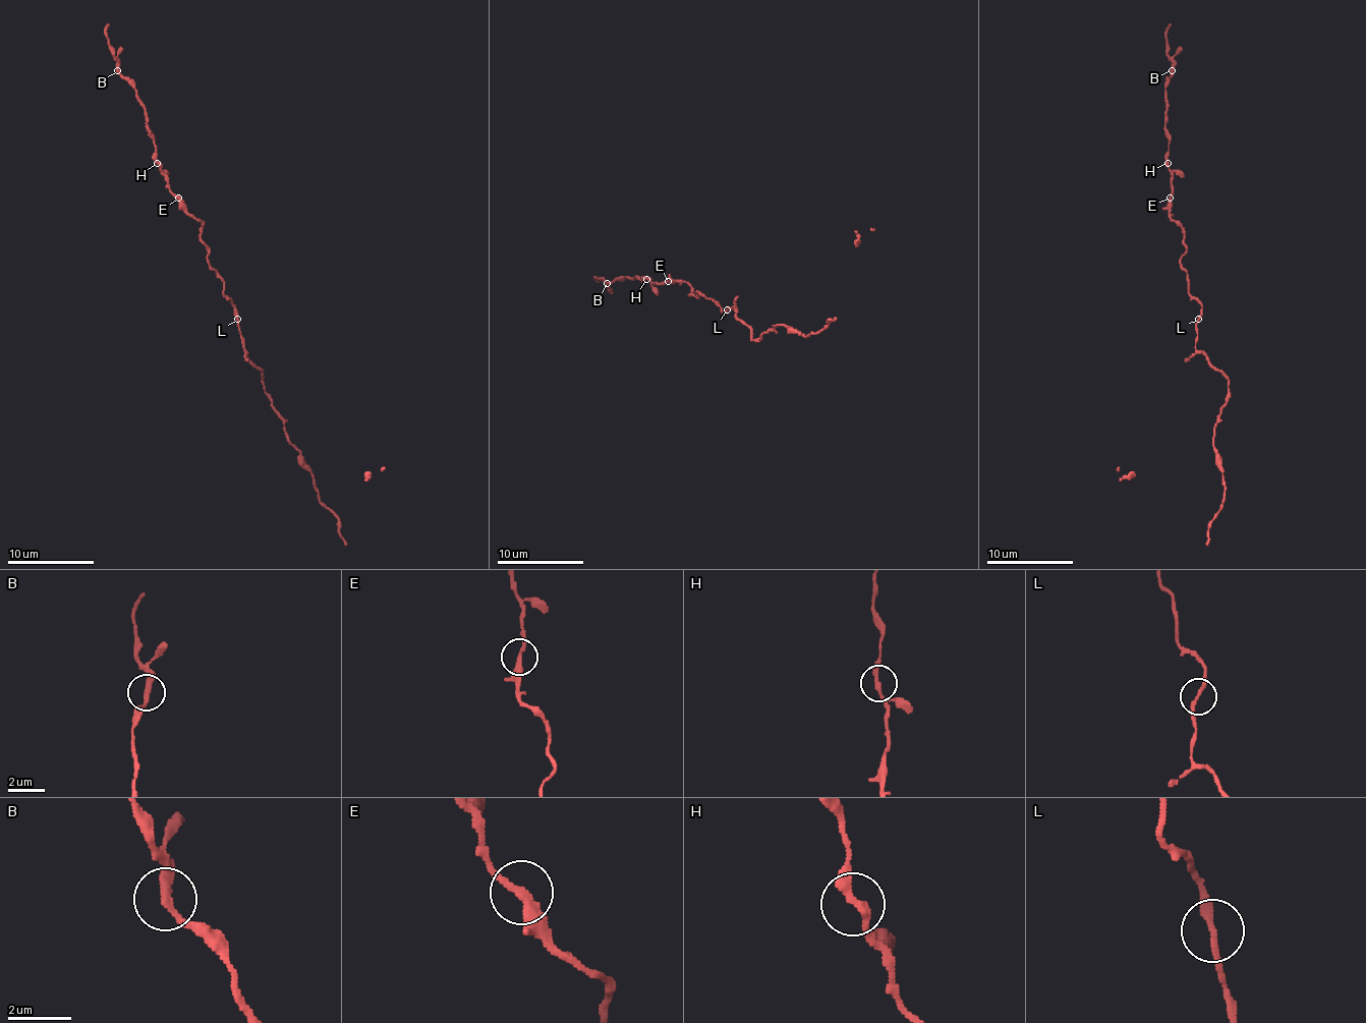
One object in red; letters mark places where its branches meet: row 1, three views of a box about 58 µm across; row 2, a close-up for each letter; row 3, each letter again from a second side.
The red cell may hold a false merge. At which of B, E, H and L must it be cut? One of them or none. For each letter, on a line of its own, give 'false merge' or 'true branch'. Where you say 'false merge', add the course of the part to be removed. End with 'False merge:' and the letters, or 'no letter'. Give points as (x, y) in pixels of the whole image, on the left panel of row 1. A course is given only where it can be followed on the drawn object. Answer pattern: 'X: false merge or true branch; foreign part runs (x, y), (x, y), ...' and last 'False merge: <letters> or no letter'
B: true branch
E: true branch
H: true branch
L: true branch
False merge: no letter

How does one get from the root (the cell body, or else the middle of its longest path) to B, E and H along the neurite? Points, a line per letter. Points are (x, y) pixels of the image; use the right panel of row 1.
B: (1196, 323), (1202, 305), (1189, 292), (1181, 265), (1183, 230), (1170, 217), (1165, 80), (1172, 70)
E: (1196, 323), (1202, 305), (1189, 292), (1187, 271), (1181, 265), (1185, 243), (1183, 230), (1170, 217), (1170, 197)
H: (1196, 323), (1202, 305), (1189, 292), (1181, 265), (1185, 243), (1183, 230), (1170, 217), (1168, 163)

